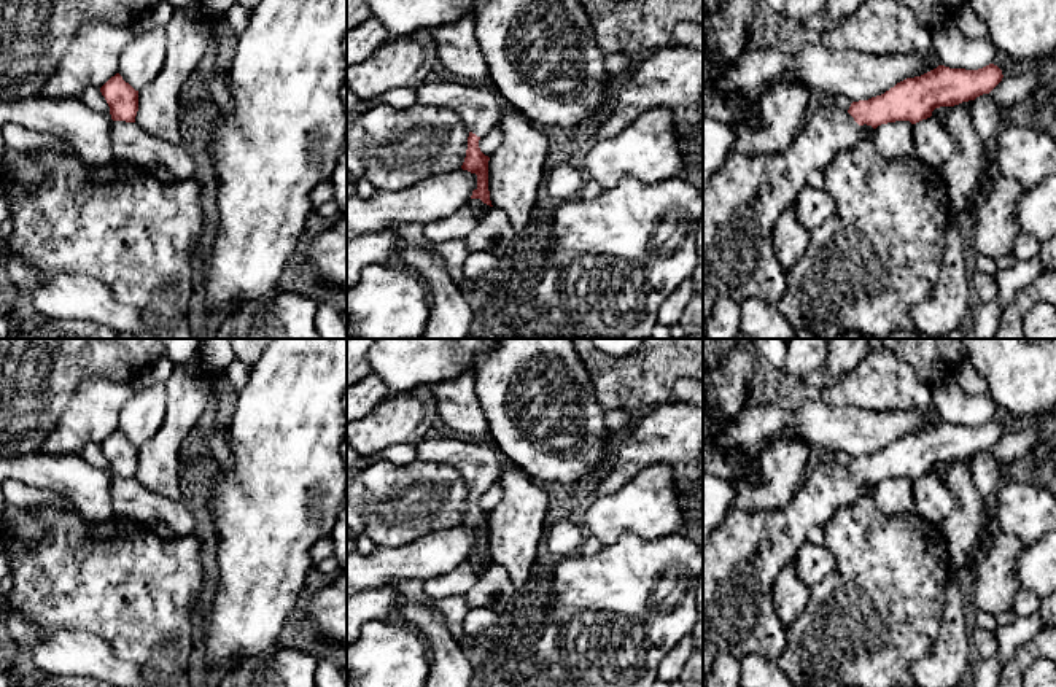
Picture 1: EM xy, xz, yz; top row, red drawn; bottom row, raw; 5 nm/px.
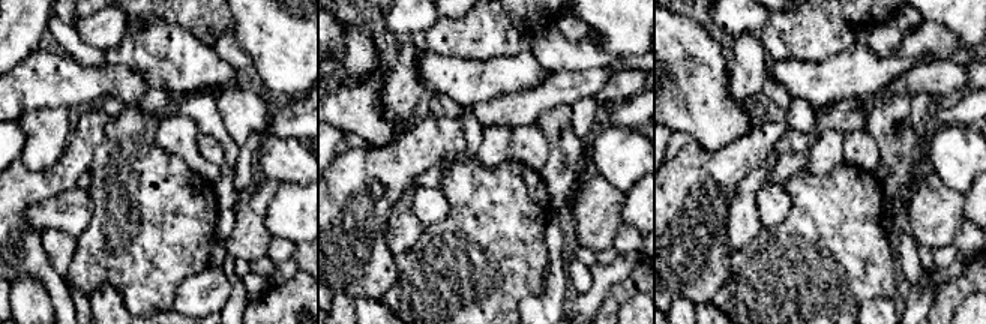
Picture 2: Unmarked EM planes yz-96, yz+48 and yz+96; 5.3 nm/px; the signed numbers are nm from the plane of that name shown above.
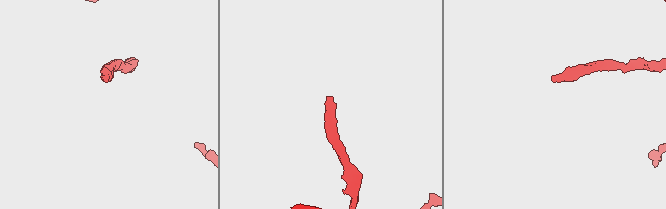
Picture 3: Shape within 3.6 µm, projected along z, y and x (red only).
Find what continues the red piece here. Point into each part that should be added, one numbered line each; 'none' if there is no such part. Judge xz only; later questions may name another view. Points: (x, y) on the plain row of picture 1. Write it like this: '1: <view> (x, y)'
1: xz (481, 465)

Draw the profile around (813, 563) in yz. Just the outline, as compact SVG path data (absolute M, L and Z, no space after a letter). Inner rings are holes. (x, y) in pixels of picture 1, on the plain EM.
M805 542L792 558L798 579L813 588L837 569L837 560L825 545Z

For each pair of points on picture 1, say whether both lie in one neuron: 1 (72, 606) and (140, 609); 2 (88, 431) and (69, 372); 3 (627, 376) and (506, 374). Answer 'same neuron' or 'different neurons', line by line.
1: same neuron
2: different neurons
3: different neurons

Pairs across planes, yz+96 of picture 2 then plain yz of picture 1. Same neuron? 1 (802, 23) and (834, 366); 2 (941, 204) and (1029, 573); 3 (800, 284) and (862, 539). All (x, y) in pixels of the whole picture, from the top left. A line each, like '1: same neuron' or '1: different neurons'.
1: different neurons
2: different neurons
3: same neuron

